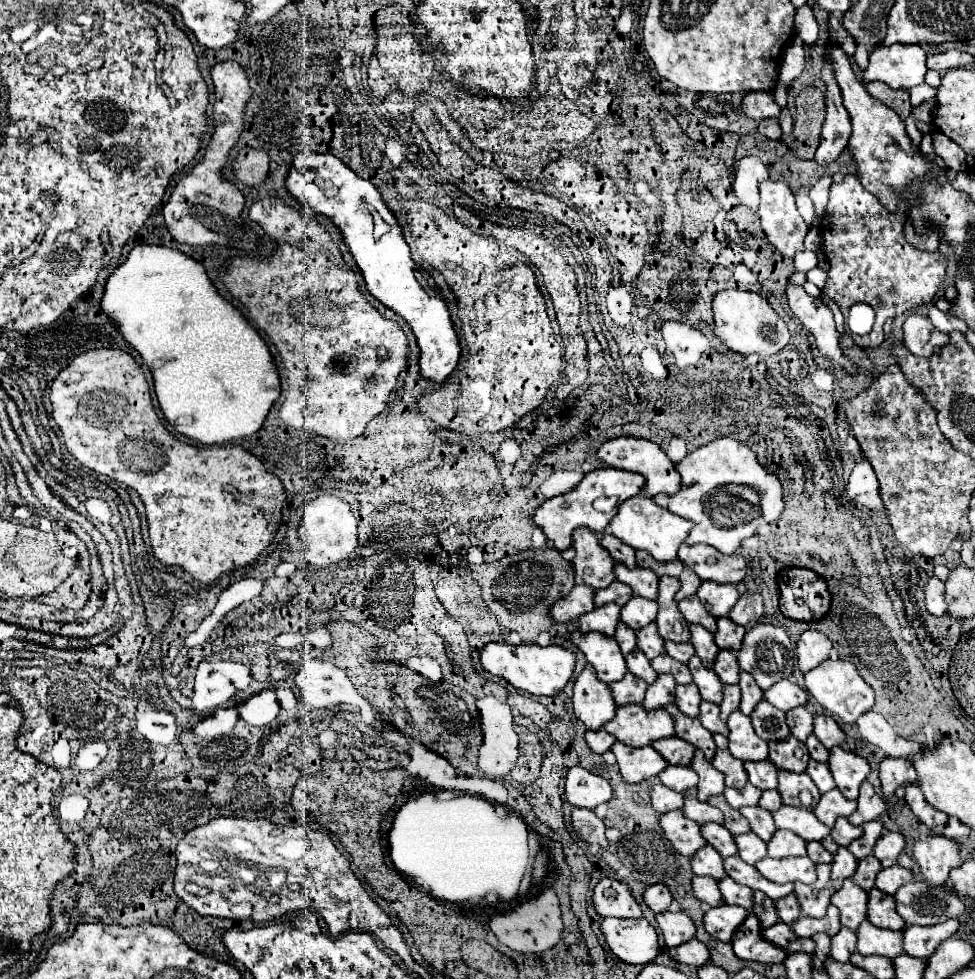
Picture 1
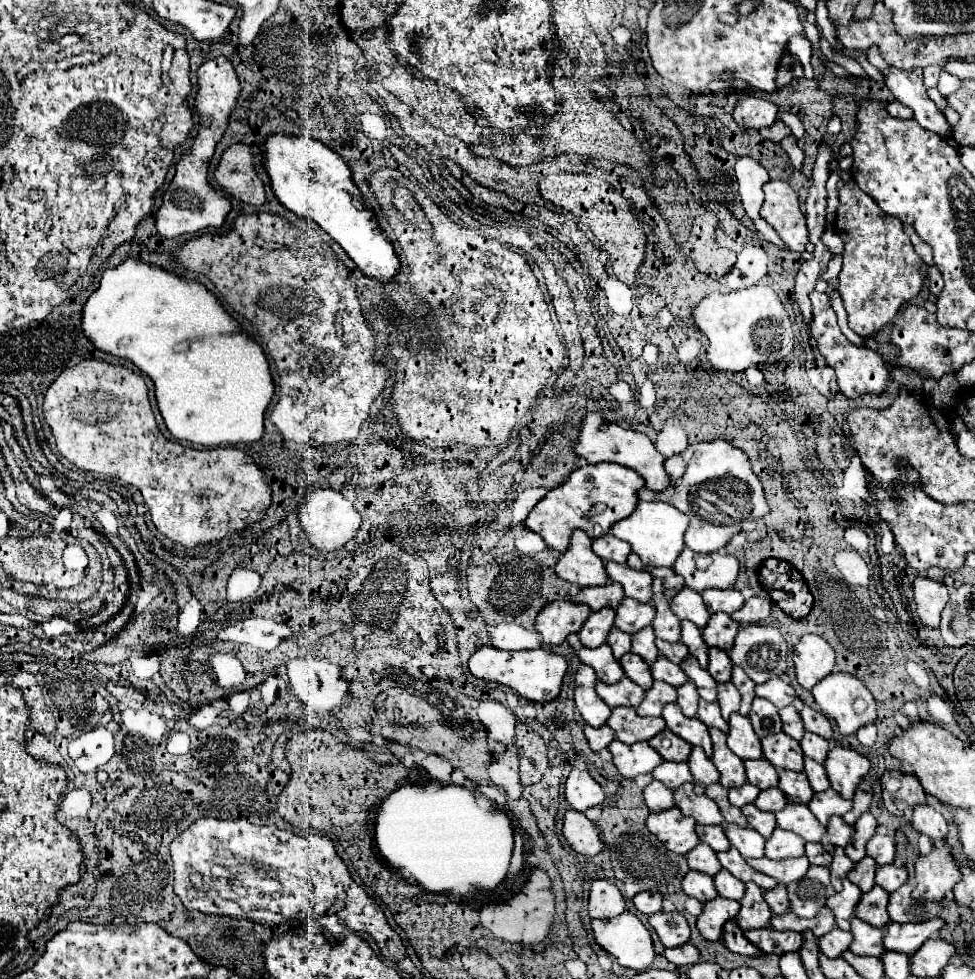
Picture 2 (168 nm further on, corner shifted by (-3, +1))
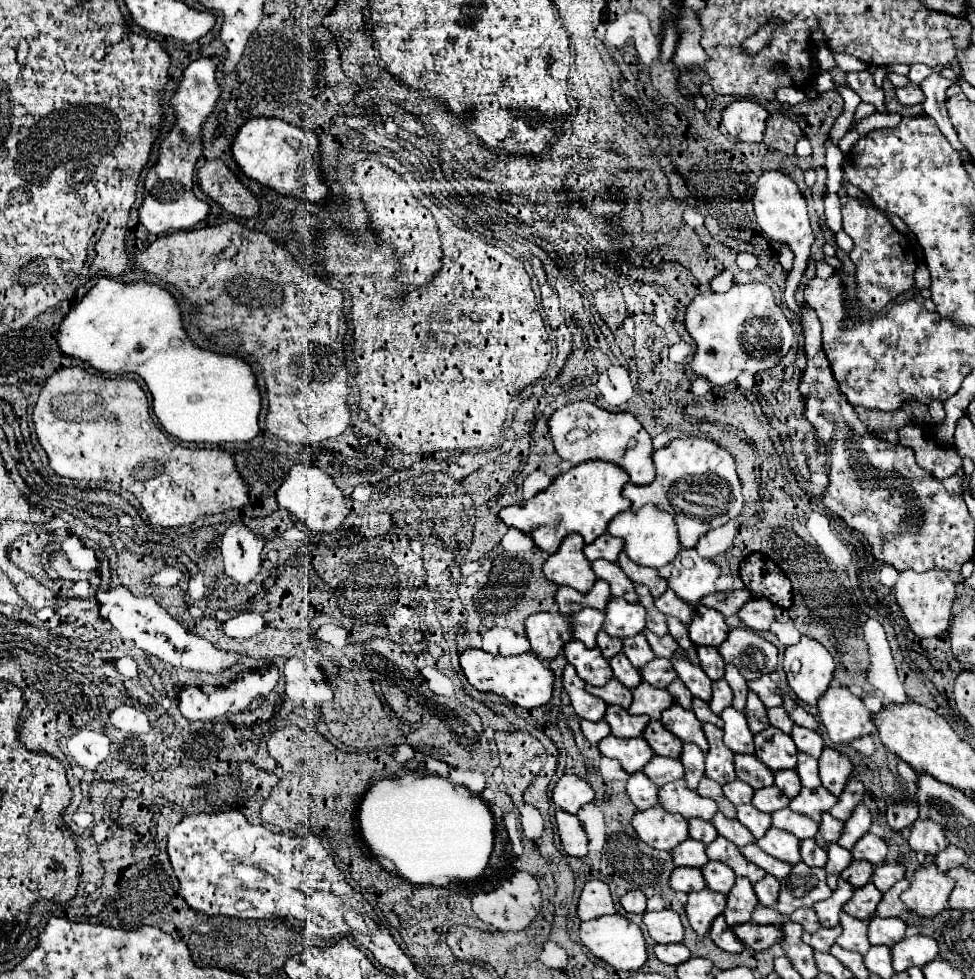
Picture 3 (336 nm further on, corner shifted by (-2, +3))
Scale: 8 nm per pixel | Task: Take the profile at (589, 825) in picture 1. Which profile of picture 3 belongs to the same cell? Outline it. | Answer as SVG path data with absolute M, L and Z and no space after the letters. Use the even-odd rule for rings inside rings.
M556 810L556 822L558 822L558 834L562 840L564 852L568 856L584 858L588 854L588 838L578 818L572 814L566 814L564 810Z

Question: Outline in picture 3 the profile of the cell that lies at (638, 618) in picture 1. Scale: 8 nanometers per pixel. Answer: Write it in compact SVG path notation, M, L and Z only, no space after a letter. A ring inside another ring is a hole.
M610 598L604 614L602 630L620 640L638 634L646 624L646 610L640 604L630 604L626 600Z

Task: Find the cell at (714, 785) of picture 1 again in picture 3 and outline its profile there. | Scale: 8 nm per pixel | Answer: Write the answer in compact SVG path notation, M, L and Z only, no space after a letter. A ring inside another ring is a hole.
M682 744L680 762L684 766L684 778L690 790L696 790L700 778L704 776L704 754L696 744Z

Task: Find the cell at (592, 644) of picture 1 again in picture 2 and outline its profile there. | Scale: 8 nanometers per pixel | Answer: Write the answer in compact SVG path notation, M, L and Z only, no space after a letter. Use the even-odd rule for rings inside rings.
M571 634L567 640L569 640L569 644L573 646L573 650L577 652L579 660L581 660L583 664L595 668L597 678L599 678L601 682L613 684L613 682L619 682L619 680L625 676L625 672L623 672L621 666L619 666L619 660L611 654L611 646L603 644L603 646L599 646L599 648L587 648L587 646L581 644L581 640L579 640L577 634Z

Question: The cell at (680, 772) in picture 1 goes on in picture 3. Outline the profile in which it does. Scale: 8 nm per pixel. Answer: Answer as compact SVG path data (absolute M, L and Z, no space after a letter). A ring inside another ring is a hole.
M654 756L642 770L656 786L662 786L666 782L678 780L684 776L684 768L680 760L674 758L664 758L664 756Z

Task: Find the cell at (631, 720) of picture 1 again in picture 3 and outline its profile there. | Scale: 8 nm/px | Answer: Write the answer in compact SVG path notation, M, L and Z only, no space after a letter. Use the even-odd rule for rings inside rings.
M608 706L604 720L610 724L612 734L618 738L634 738L642 734L642 728L650 722L648 716L632 716L624 708L618 706Z

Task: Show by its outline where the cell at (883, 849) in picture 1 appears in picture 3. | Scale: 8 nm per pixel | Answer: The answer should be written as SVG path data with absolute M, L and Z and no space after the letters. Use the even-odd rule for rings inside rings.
M868 832L856 842L856 846L852 848L852 856L854 856L854 860L866 860L870 864L882 864L886 858L886 850L888 850L886 842Z

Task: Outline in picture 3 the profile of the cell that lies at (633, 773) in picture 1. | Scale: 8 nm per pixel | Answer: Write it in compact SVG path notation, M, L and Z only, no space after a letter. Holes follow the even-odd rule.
M610 734L598 744L598 748L602 756L618 760L628 774L640 772L646 766L646 762L650 762L650 758L654 756L654 752L650 752L650 746L646 744L646 740L642 740L642 736L624 740Z

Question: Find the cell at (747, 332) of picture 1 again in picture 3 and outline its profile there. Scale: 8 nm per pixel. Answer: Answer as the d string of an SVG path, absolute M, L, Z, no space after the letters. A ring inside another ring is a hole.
M734 284L724 294L714 294L714 292L698 294L686 308L684 324L688 334L696 342L696 354L690 362L690 368L694 374L708 378L714 386L726 386L734 382L740 372L758 374L760 370L774 368L794 344L792 326L786 320L782 308L776 304L770 286L766 284Z

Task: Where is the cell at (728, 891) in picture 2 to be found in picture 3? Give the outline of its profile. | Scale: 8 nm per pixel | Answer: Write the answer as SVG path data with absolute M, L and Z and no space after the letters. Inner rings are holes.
M708 862L704 868L702 868L702 874L704 874L704 880L706 880L706 886L714 892L730 892L730 888L734 886L734 880L736 880L736 874L730 866L726 864L718 864L718 862Z

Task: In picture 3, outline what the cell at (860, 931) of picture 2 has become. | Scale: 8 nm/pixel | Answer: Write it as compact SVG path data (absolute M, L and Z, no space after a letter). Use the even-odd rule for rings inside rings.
M846 912L840 914L840 926L842 926L842 934L838 936L838 944L844 950L852 950L858 954L866 954L870 948L870 942L866 940L866 924L858 918L848 916Z

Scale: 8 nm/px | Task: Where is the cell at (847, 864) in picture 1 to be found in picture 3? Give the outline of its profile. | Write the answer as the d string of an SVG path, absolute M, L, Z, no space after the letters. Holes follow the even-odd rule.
M828 844L826 852L828 852L828 862L824 866L826 874L840 876L840 872L852 862L852 854L846 848L838 846L838 844Z

